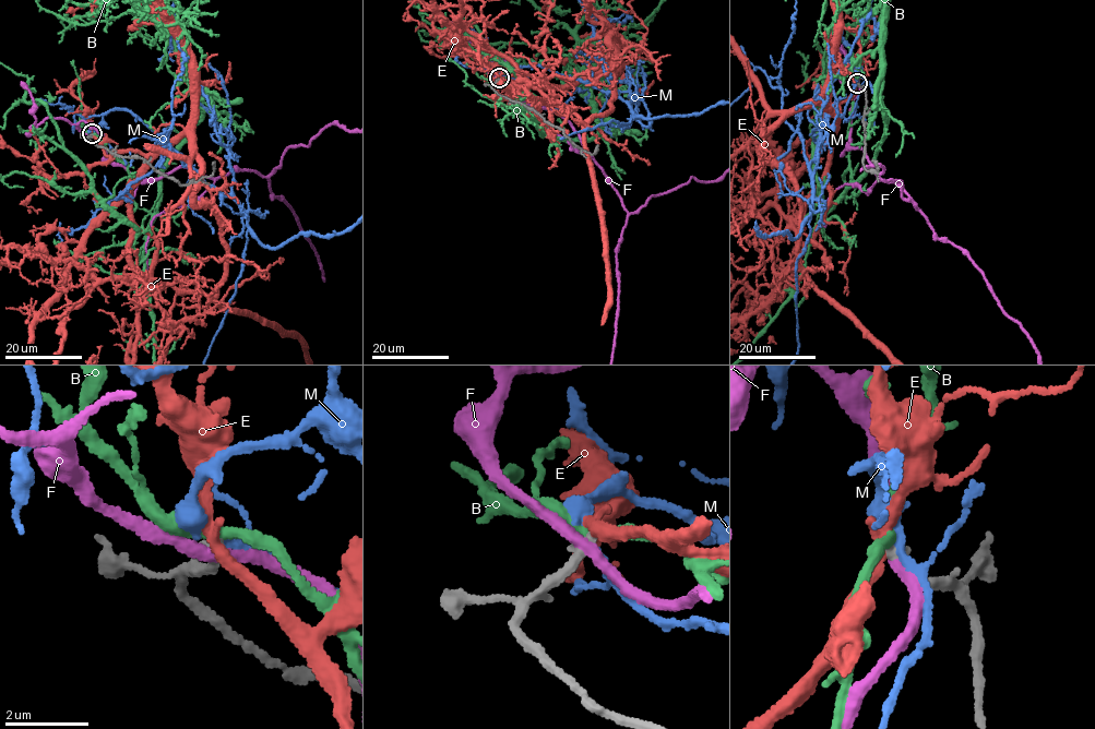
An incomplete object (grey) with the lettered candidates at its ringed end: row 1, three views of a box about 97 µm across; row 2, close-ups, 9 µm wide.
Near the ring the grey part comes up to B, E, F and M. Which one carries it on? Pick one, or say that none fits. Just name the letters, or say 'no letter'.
no letter

